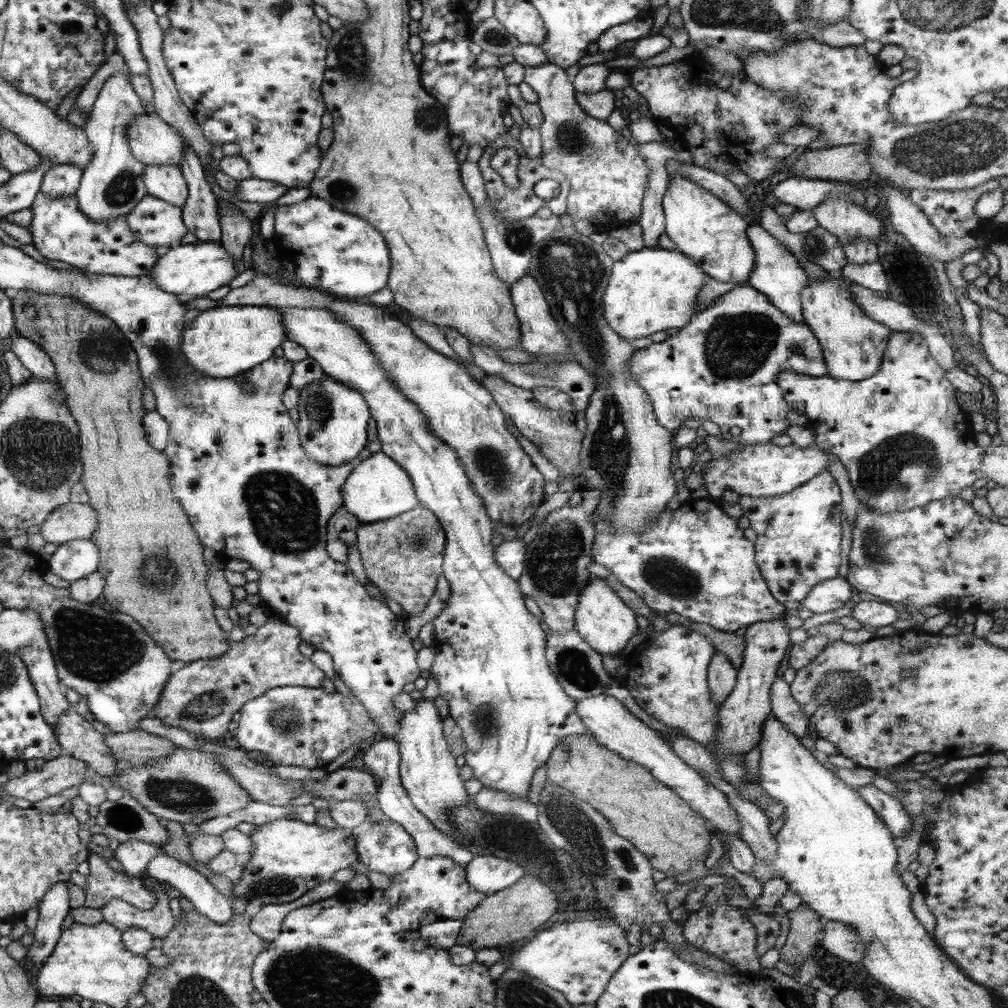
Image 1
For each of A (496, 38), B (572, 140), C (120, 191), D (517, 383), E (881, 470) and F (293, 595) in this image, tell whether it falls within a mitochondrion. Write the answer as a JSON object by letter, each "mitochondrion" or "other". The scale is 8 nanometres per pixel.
{"A":"mitochondrion","B":"mitochondrion","C":"mitochondrion","D":"other","E":"mitochondrion","F":"other"}

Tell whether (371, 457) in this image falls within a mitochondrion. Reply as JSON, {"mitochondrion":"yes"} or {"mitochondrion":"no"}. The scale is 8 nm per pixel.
{"mitochondrion":"no"}

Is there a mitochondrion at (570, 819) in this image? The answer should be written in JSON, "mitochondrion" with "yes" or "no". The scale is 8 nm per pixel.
{"mitochondrion":"yes"}

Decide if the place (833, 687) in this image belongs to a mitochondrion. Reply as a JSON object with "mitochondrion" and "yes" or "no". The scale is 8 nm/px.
{"mitochondrion":"yes"}

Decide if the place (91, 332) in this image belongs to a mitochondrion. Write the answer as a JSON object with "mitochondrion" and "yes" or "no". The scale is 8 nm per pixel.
{"mitochondrion":"yes"}

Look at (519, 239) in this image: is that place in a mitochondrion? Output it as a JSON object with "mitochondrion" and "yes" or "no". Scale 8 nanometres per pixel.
{"mitochondrion":"yes"}

